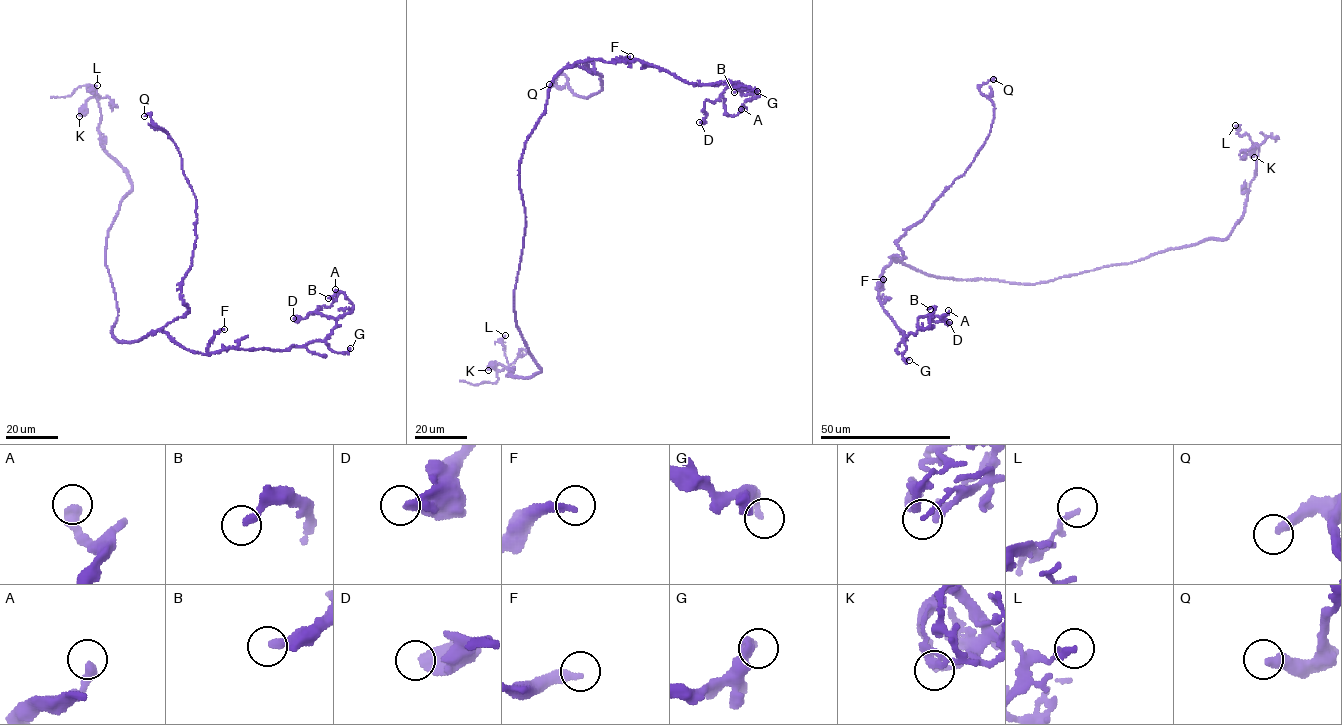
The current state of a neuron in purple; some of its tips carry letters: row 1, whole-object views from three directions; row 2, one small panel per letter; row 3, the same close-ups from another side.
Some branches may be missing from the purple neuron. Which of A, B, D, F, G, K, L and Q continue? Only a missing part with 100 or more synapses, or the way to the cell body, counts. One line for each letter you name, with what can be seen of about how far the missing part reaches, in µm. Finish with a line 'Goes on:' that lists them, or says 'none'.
Goes on: none

